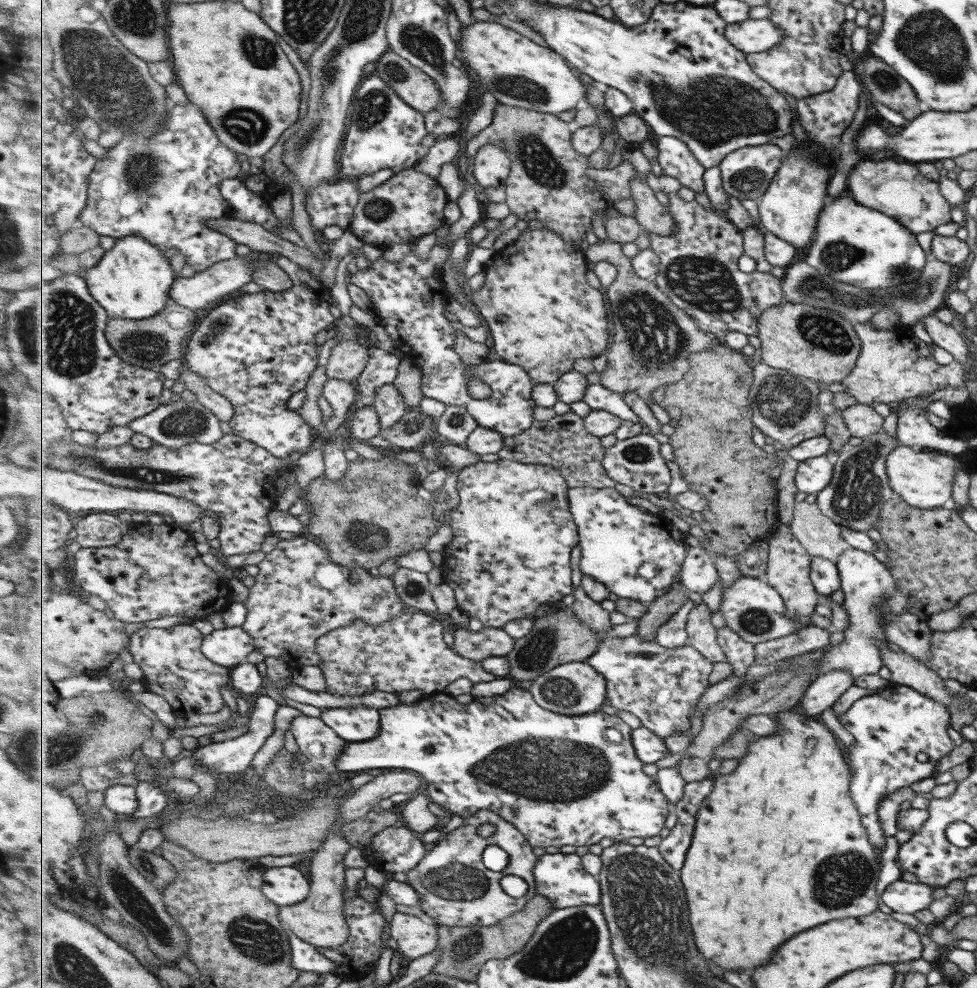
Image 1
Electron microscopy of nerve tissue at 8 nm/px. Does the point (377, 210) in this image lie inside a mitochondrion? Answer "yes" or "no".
yes

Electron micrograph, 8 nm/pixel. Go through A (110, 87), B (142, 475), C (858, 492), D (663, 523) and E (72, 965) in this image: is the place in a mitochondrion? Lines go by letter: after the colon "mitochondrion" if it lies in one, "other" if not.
A: mitochondrion
B: mitochondrion
C: mitochondrion
D: other
E: mitochondrion

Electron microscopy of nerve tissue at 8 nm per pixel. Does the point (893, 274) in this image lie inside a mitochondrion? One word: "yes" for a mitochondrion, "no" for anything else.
yes

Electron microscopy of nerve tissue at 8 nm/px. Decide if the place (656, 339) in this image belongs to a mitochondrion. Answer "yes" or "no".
yes

